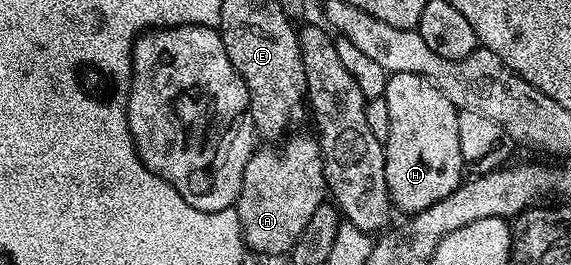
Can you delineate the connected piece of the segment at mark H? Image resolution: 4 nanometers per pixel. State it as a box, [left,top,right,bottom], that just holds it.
[384,72,463,216]

